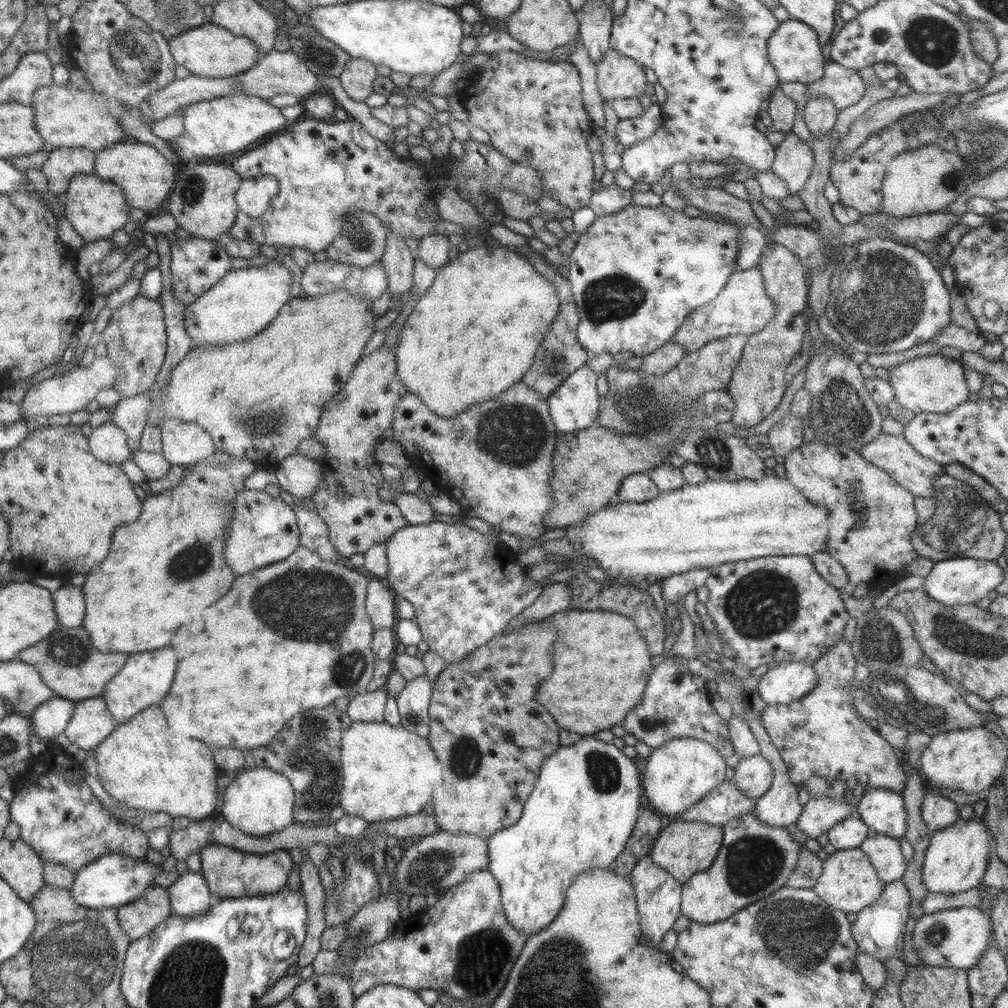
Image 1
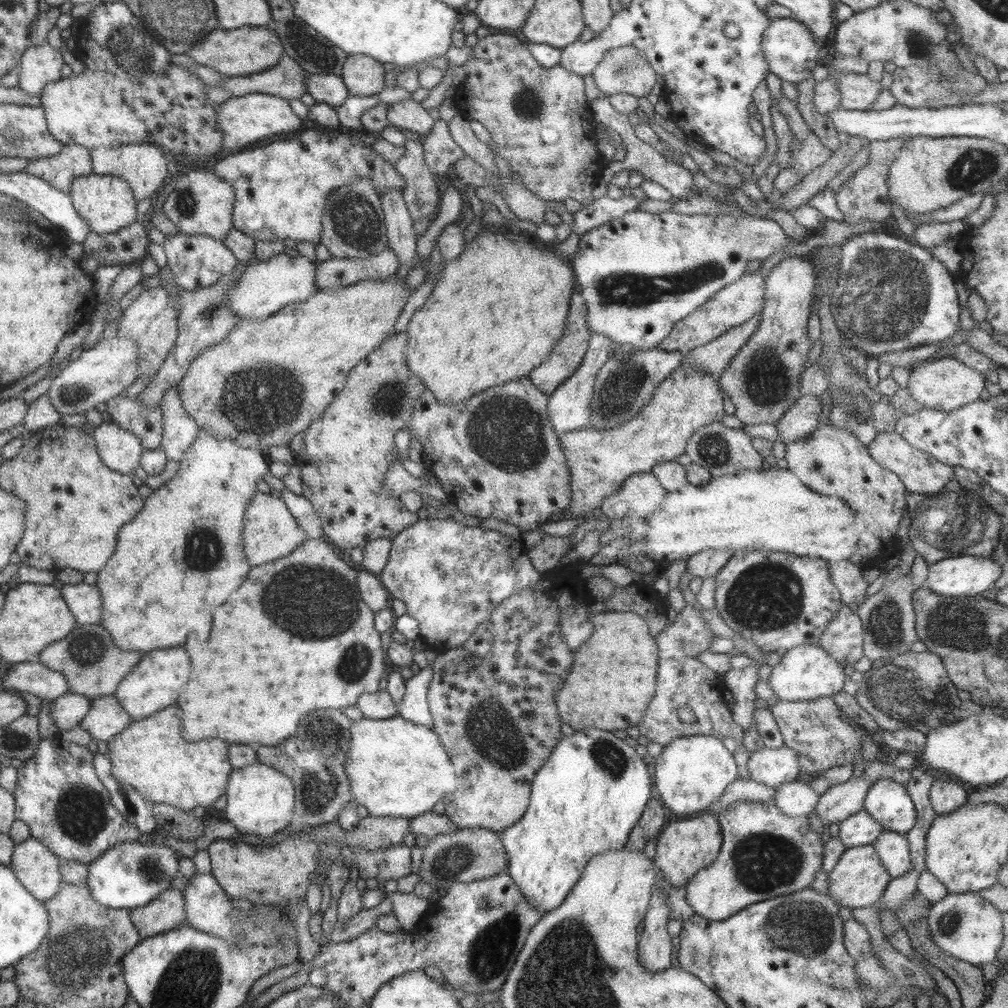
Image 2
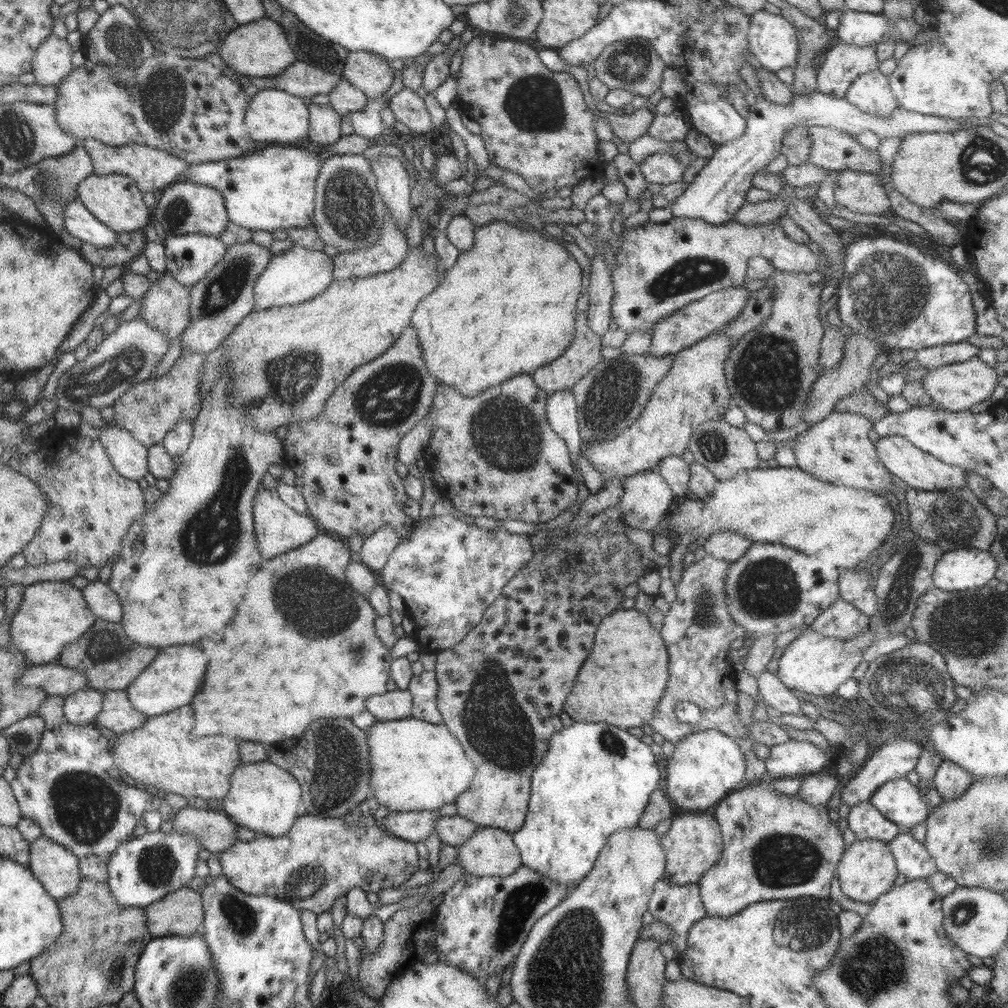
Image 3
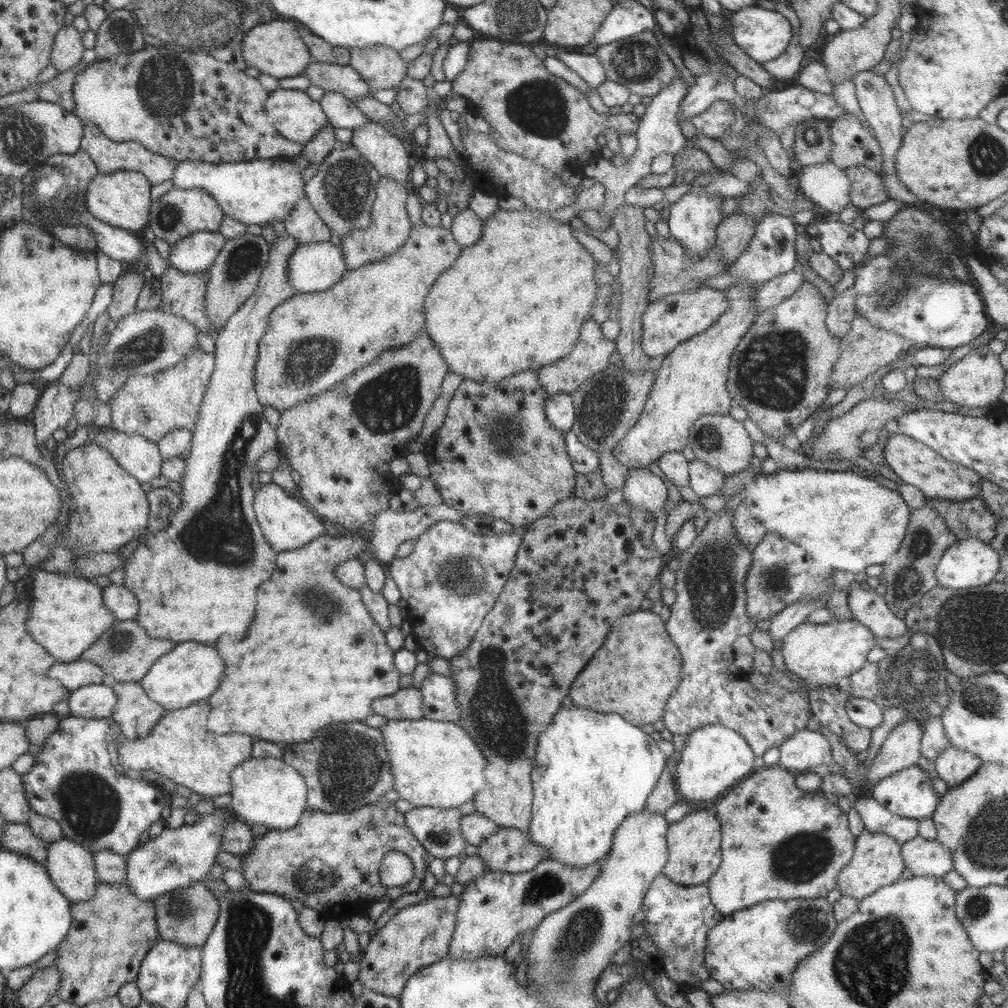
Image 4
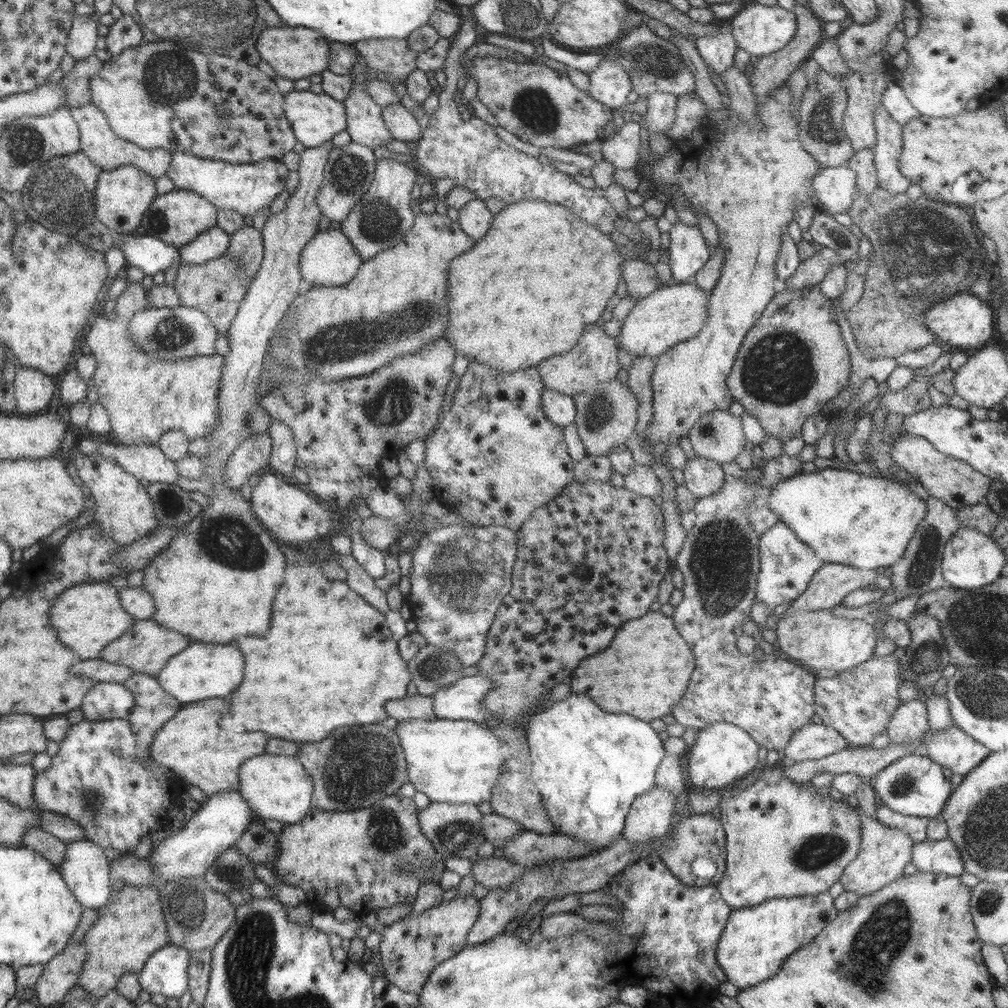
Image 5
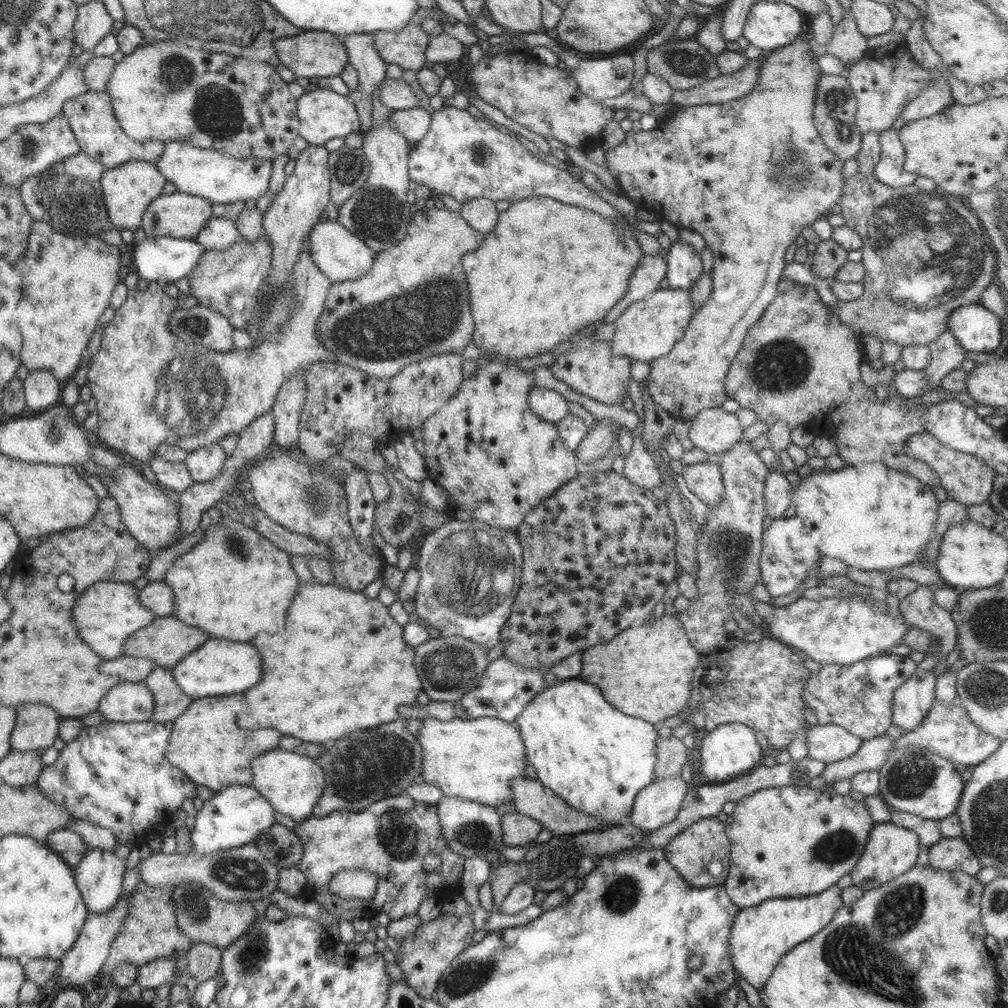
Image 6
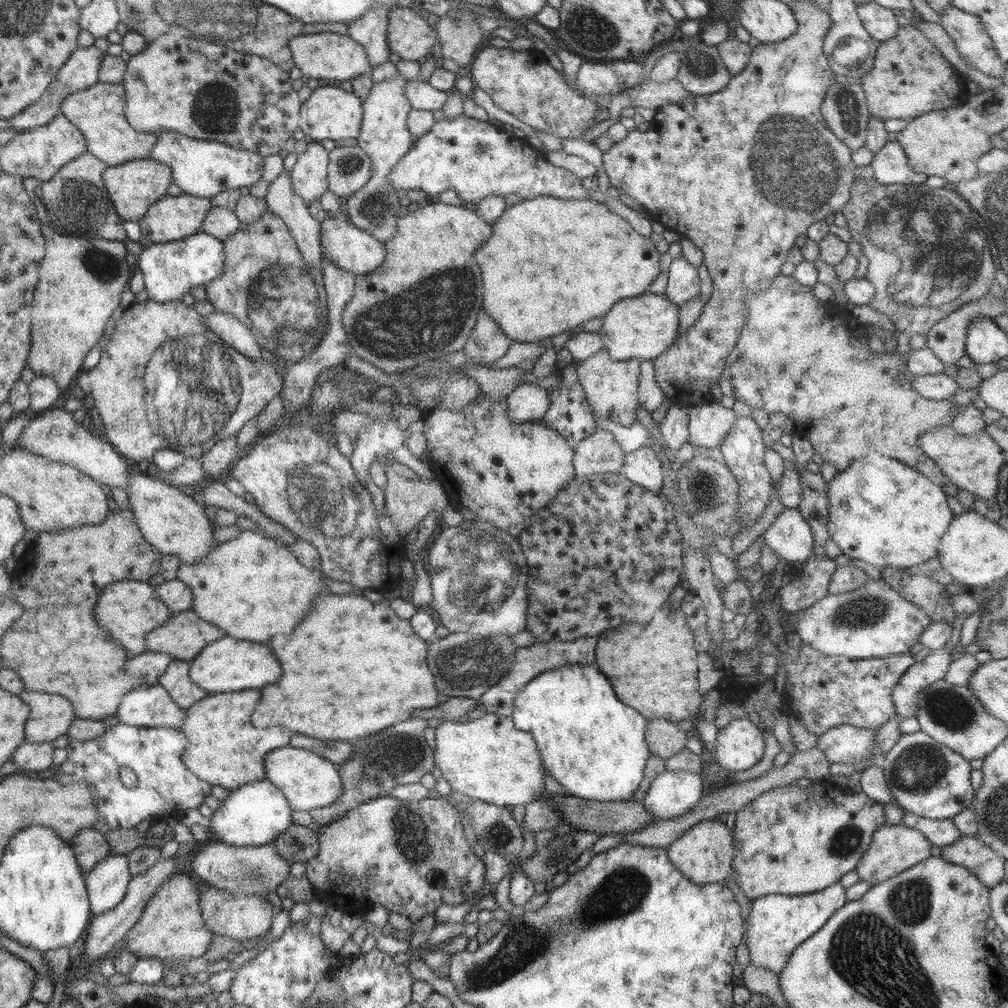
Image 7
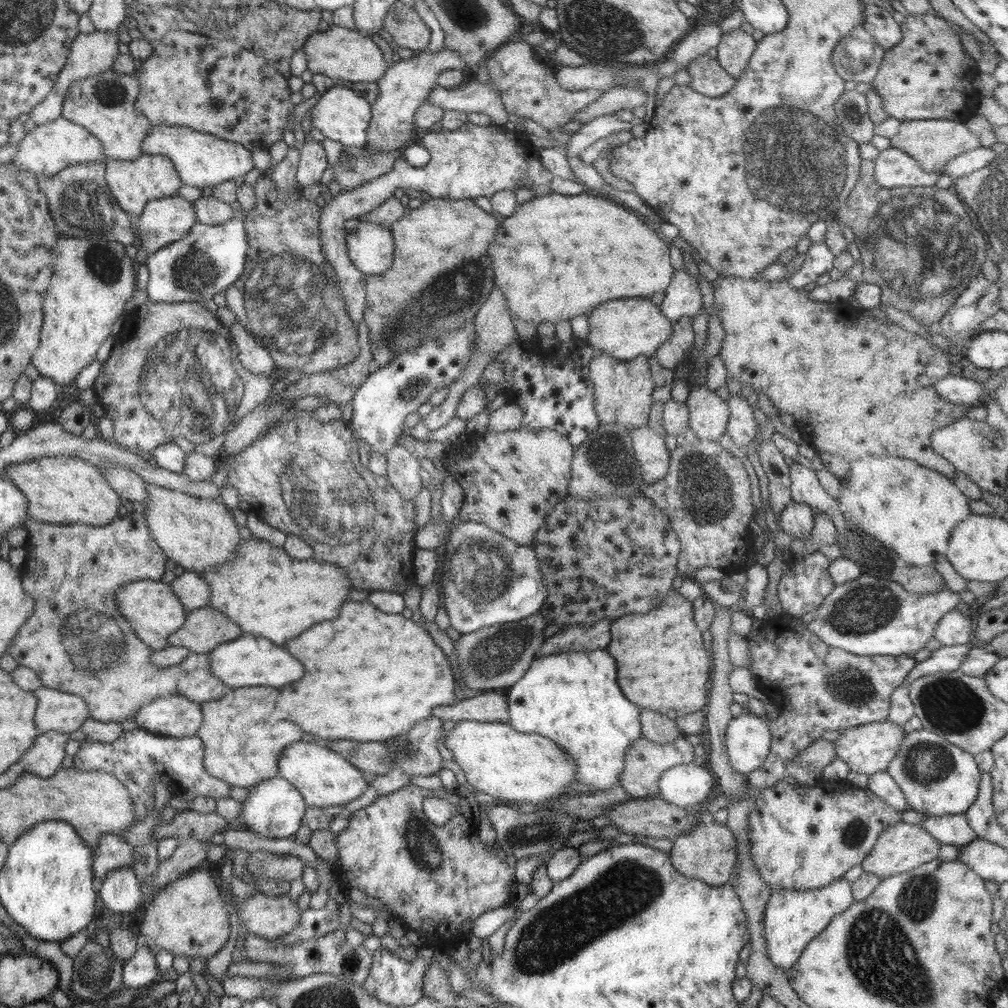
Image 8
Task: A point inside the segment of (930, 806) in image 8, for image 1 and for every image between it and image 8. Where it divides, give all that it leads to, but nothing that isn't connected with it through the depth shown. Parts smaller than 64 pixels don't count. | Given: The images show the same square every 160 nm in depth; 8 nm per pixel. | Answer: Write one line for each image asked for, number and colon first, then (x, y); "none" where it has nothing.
1: (883, 811)
2: (887, 801)
3: (900, 801)
4: (908, 793)
5: (913, 786)
6: (914, 780)
7: (927, 779)

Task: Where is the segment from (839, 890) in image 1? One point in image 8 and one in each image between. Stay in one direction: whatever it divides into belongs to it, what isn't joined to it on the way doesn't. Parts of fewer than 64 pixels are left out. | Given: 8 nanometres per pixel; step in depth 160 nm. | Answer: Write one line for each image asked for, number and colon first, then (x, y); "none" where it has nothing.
2: (859, 879)
3: (867, 869)
4: (877, 862)
5: (884, 852)
6: (891, 850)
7: (894, 848)
8: (904, 846)

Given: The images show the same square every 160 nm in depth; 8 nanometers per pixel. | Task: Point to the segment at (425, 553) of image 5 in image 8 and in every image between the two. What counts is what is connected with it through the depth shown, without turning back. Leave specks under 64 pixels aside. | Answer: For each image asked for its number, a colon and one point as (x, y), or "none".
6: (470, 572)
7: (478, 572)
8: (487, 579)

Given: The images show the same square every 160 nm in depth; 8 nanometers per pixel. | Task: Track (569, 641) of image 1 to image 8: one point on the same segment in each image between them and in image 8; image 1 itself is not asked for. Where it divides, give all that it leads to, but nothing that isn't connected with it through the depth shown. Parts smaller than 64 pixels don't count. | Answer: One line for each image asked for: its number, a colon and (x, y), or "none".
2: (613, 677)
3: (621, 682)
4: (638, 667)
5: (646, 669)
6: (646, 671)
7: (653, 669)
8: (662, 664)

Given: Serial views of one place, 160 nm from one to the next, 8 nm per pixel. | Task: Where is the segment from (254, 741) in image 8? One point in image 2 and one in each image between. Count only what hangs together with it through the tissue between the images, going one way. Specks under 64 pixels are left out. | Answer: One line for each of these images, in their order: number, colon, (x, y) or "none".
2: (149, 755)
3: (162, 753)
4: (176, 748)
5: (191, 745)
6: (205, 742)
7: (223, 749)

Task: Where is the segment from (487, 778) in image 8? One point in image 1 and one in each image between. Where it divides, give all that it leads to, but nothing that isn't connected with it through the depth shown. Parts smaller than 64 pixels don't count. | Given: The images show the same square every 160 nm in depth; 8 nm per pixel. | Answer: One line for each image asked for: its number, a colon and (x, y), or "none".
1: (388, 770)
2: (397, 768)
3: (416, 765)
4: (435, 763)
5: (456, 761)
6: (476, 759)
7: (489, 759)

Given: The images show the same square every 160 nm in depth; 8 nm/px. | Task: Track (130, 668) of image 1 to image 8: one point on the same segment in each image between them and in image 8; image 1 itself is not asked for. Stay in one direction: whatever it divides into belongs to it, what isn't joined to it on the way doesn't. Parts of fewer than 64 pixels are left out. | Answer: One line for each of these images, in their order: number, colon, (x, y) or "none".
2: (150, 686)
3: (176, 673)
4: (189, 673)
5: (203, 671)
6: (221, 667)
7: (228, 665)
8: (248, 661)

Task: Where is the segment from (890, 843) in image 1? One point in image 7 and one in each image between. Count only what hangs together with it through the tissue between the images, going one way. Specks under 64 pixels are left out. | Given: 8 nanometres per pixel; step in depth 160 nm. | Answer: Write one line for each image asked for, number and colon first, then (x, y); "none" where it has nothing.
2: (893, 849)
3: (912, 859)
4: (922, 857)
5: (939, 857)
6: (953, 854)
7: (969, 852)

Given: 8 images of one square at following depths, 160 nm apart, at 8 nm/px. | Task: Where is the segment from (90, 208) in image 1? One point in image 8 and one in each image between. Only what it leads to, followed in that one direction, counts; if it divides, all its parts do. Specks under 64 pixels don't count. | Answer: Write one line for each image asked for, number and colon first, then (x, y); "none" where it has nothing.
2: (105, 203)
3: (116, 200)
4: (122, 199)
5: (122, 196)
6: (128, 190)
7: (134, 186)
8: (134, 183)

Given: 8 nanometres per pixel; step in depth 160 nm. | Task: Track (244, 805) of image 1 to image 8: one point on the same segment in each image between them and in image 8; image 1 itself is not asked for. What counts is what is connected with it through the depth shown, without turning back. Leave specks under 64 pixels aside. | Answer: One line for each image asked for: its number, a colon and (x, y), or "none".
2: (260, 800)
3: (265, 798)
4: (267, 791)
5: (277, 787)
6: (292, 783)
7: (308, 781)
8: (324, 779)

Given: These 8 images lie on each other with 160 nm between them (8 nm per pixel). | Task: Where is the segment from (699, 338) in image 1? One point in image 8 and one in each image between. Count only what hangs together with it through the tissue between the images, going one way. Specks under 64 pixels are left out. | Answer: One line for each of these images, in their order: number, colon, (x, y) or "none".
2: (737, 303)
3: (697, 320)
4: (668, 321)
5: (673, 314)
6: (648, 329)
7: (643, 327)
8: (625, 328)

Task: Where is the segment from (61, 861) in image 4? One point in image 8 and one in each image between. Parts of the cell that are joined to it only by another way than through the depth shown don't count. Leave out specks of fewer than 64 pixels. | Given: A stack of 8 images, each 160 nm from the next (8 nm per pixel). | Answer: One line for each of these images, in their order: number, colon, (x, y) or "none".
5: (85, 867)
6: (99, 874)
7: (107, 883)
8: (121, 891)

